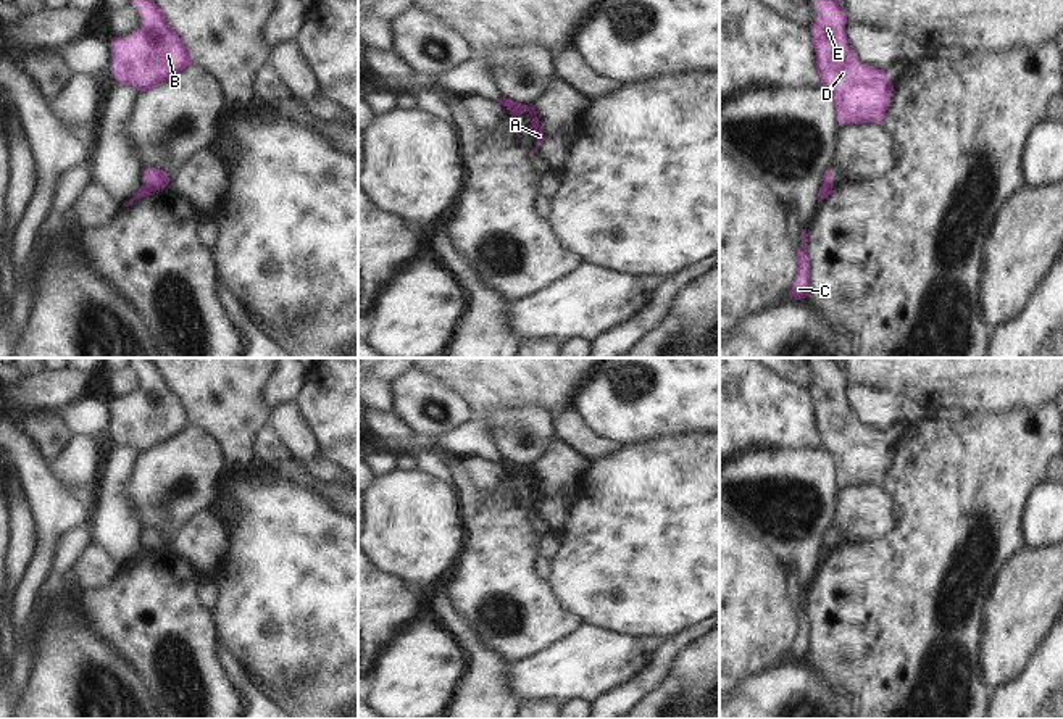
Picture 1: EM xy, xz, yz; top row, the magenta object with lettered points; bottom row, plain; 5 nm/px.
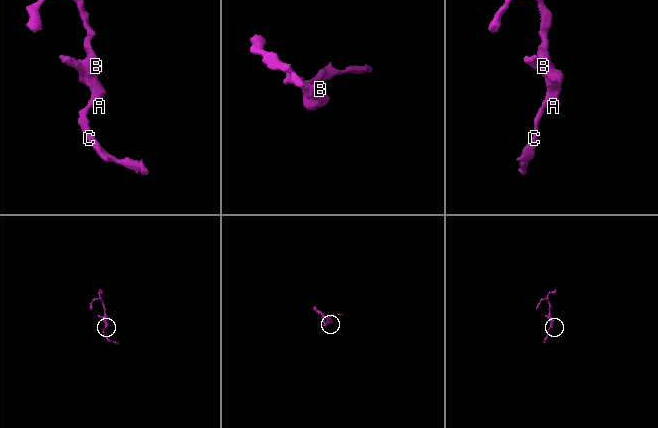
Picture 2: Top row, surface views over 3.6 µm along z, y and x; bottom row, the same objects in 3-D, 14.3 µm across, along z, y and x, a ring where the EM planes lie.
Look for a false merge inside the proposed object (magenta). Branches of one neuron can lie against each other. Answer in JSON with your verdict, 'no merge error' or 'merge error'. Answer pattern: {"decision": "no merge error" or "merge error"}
{"decision": "no merge error"}

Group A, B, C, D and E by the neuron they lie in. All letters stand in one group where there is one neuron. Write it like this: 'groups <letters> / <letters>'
groups A B C D E

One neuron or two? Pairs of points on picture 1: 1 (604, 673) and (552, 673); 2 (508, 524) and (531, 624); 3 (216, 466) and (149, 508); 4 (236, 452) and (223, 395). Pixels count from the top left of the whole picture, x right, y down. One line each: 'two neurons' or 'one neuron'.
1: one neuron
2: one neuron
3: one neuron
4: one neuron

